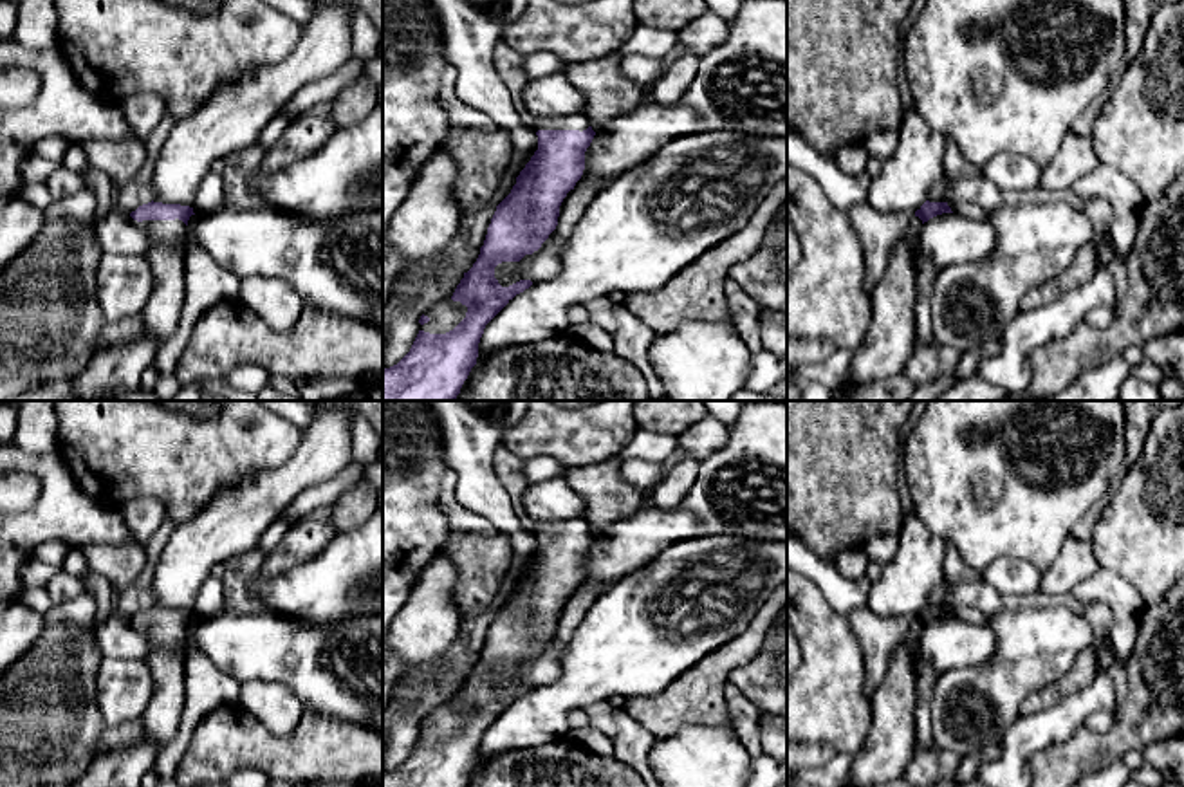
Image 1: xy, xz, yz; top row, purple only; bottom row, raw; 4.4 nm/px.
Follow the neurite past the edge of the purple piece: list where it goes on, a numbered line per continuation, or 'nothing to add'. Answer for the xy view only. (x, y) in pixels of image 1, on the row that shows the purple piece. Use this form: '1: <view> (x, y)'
1: xy (161, 314)

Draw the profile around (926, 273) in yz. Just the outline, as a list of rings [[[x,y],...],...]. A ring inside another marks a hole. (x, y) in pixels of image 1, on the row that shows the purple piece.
[[[913,217],[906,231],[906,240],[910,244],[913,264],[917,269],[917,303],[915,303],[917,341],[931,343],[933,341],[931,300],[939,269],[933,265],[930,258],[922,255],[920,229],[922,220],[919,217]]]

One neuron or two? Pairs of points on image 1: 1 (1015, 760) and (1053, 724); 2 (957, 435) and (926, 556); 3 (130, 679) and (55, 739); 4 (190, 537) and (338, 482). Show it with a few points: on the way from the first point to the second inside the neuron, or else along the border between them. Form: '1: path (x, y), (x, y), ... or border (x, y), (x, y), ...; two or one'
1: path (1022, 751), (1044, 730); one
2: border (914, 509), (923, 524), (948, 544); two
3: border (100, 663), (98, 712), (107, 726); two
4: border (331, 477), (307, 486), (277, 518); two

